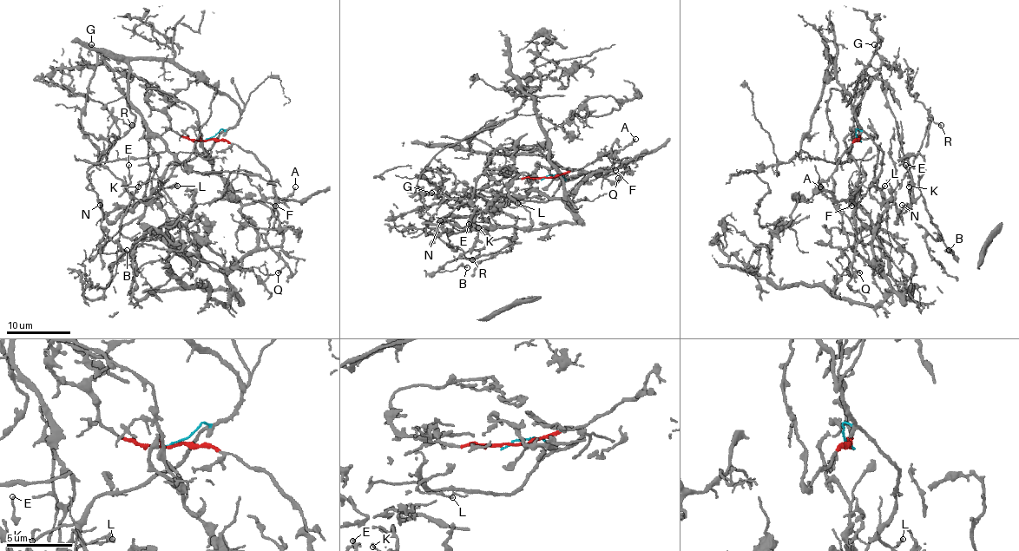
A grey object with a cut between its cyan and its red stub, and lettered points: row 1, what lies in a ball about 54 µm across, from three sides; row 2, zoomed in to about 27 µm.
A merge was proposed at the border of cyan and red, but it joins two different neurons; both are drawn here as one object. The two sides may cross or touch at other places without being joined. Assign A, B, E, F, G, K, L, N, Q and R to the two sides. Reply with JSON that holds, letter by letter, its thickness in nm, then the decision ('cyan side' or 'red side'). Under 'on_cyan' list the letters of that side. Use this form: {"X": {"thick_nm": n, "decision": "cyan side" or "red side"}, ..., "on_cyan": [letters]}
{"A": {"thick_nm": 140, "decision": "red side"}, "B": {"thick_nm": 200, "decision": "red side"}, "E": {"thick_nm": 170, "decision": "red side"}, "F": {"thick_nm": 140, "decision": "red side"}, "G": {"thick_nm": 200, "decision": "red side"}, "K": {"thick_nm": 180, "decision": "red side"}, "L": {"thick_nm": 180, "decision": "red side"}, "N": {"thick_nm": 160, "decision": "red side"}, "Q": {"thick_nm": 240, "decision": "red side"}, "R": {"thick_nm": 140, "decision": "red side"}, "on_cyan": []}

